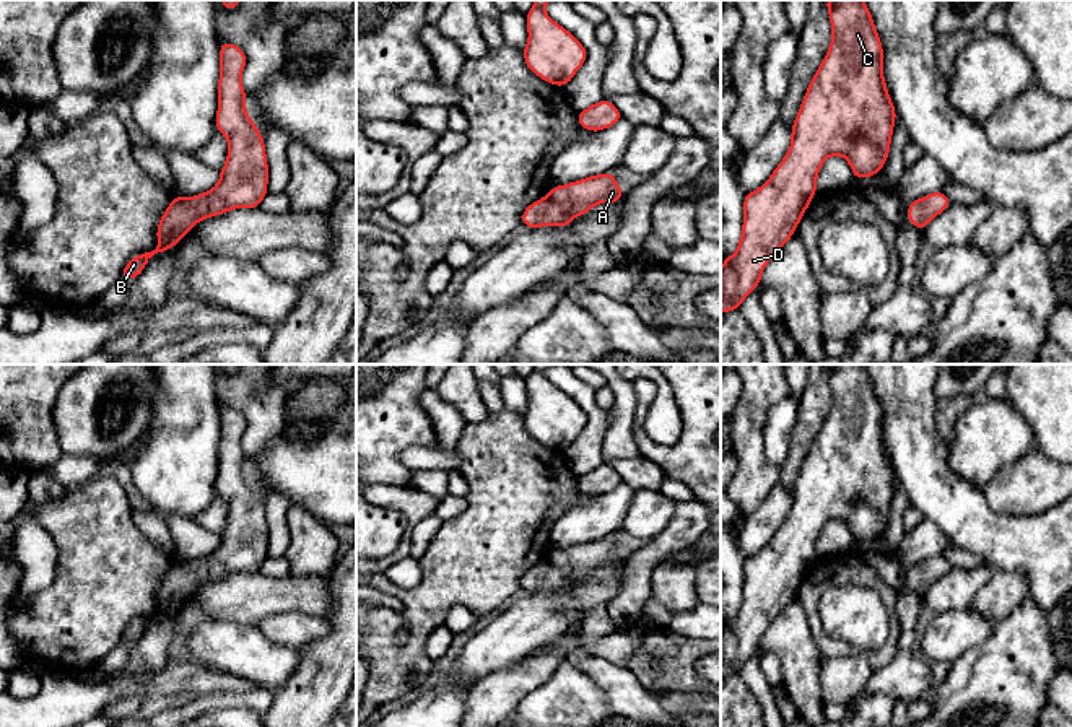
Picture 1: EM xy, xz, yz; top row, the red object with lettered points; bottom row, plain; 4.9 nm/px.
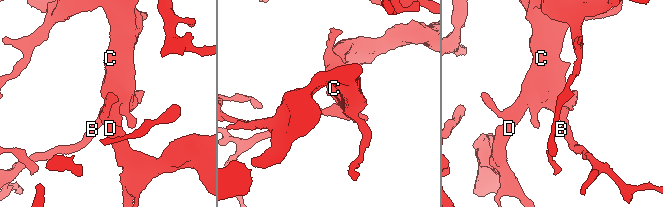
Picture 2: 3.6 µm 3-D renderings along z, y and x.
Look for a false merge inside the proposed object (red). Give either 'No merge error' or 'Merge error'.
No merge error

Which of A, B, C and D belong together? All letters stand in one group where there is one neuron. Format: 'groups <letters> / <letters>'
groups A B C D

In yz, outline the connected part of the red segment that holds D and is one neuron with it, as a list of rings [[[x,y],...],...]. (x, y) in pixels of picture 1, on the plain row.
[[[826,364],[831,385],[831,408],[808,447],[804,465],[791,491],[791,512],[769,543],[743,561],[742,602],[734,620],[724,621],[721,633],[721,677],[740,673],[745,662],[761,649],[761,638],[776,616],[794,600],[797,589],[817,558],[818,537],[830,520],[848,524],[856,545],[878,540],[883,533],[895,493],[896,475],[883,442],[883,410],[864,364]]]

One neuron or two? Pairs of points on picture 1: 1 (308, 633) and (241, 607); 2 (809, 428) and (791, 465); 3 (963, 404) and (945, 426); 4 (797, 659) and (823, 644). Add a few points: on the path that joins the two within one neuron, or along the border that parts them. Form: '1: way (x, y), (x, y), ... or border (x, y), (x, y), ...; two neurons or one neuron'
1: border (305, 613), (277, 612), (264, 617), (256, 625); two neurons
2: way (802, 438), (797, 456); one neuron
3: way (957, 409), (945, 420); one neuron
4: border (804, 612), (812, 639), (822, 656); two neurons

